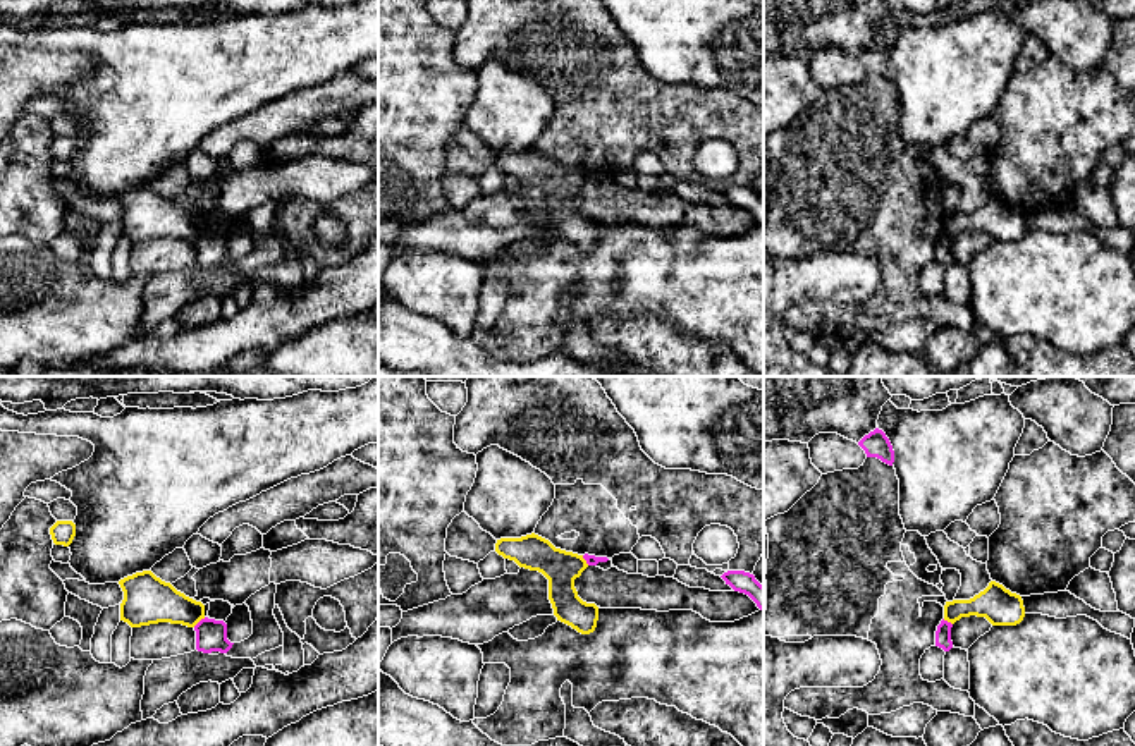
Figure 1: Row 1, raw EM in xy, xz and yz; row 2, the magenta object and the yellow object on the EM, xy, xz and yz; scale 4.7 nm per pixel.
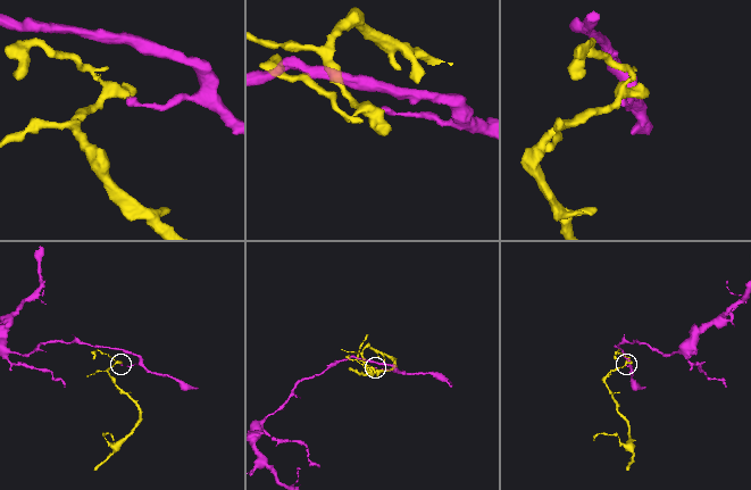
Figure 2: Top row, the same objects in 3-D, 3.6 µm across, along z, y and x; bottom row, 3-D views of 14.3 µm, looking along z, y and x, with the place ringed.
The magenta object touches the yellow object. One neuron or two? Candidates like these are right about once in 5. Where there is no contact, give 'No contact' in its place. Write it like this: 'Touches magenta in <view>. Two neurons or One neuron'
Touches magenta in xy. Two neurons

